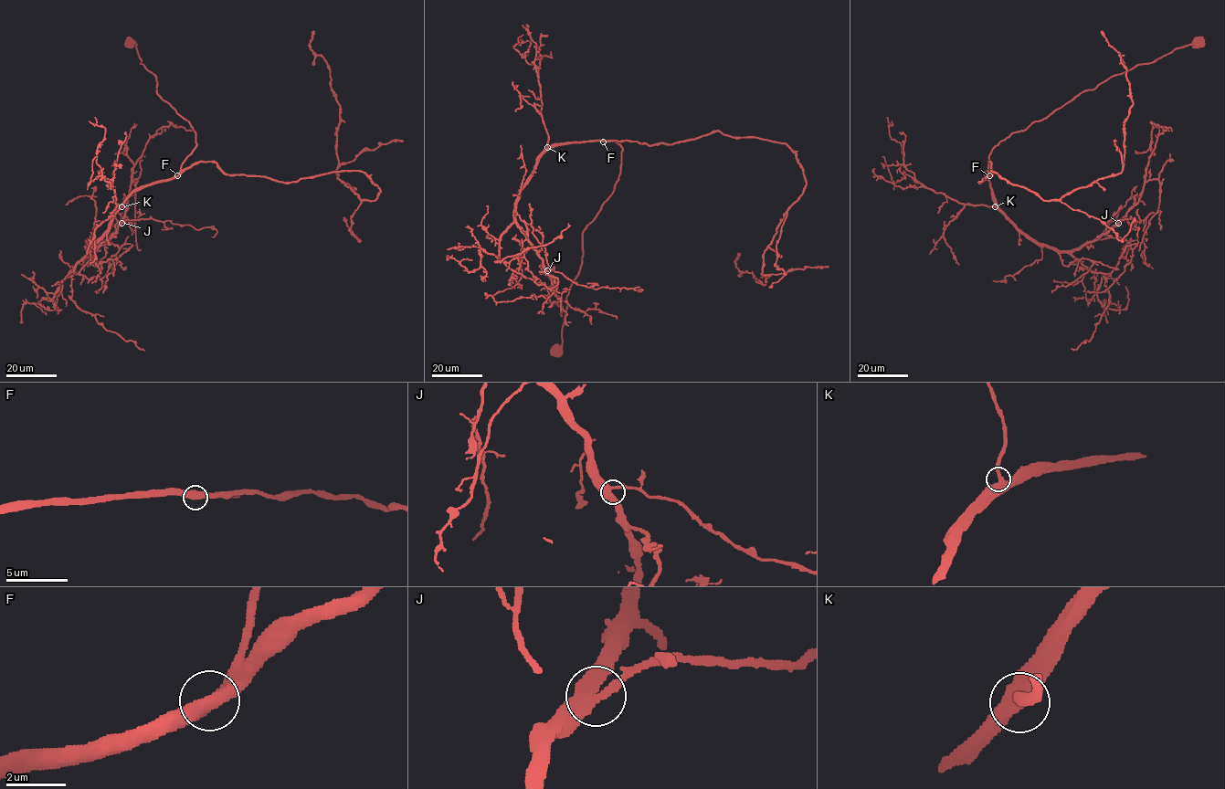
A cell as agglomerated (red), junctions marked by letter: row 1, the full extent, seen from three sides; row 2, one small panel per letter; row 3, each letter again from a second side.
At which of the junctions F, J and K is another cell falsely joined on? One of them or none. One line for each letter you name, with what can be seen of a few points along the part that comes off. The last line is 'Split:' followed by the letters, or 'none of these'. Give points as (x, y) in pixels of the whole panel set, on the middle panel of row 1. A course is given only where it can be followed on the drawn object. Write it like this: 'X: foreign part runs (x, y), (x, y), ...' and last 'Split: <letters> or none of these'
Split: none of these

